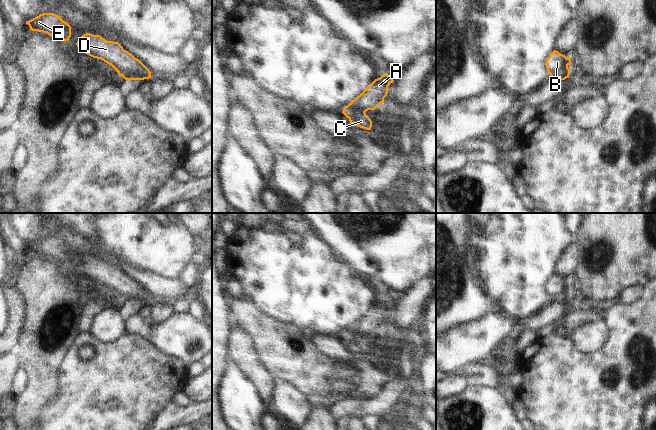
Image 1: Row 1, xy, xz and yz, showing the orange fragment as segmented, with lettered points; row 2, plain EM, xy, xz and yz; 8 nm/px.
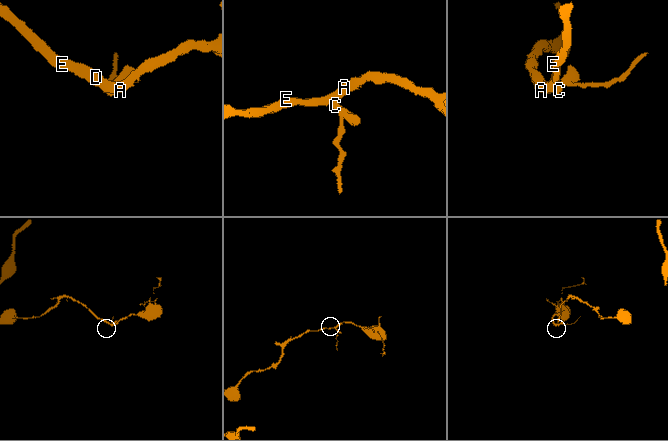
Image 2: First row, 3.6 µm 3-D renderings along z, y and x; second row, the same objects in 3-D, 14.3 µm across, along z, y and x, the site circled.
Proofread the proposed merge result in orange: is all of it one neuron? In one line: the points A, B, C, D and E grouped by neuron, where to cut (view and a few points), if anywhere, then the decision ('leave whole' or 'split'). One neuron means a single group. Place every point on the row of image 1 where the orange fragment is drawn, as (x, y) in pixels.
A B D E / C; cut in yz along (567, 58), (566, 70), (563, 73), (551, 76); split

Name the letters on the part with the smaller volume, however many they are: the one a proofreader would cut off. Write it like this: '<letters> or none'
C

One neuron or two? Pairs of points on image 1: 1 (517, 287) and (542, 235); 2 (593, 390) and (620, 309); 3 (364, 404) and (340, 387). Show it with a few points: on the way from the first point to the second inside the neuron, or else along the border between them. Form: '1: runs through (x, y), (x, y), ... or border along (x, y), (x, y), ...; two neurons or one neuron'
1: runs through (517, 274), (517, 260), (529, 248); one neuron
2: runs through (602, 370), (620, 351), (620, 329); one neuron
3: border along (349, 395), (336, 399), (333, 402); two neurons

